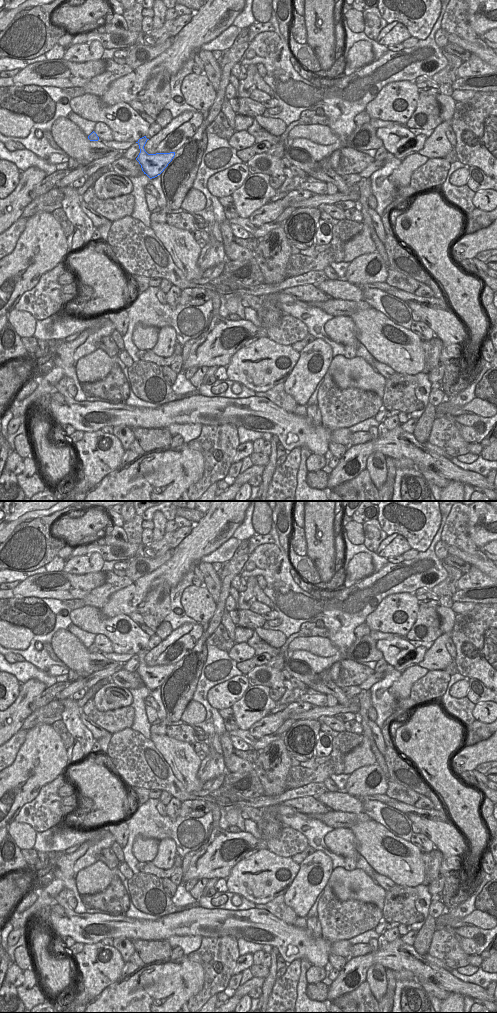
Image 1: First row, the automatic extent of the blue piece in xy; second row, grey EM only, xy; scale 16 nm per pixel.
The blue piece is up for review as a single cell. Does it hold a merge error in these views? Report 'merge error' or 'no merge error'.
no merge error

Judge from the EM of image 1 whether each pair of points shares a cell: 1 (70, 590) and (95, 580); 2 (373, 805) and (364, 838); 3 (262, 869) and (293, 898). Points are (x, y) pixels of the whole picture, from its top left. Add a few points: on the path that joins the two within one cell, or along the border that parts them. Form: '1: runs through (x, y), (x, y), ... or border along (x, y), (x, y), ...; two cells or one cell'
1: runs through (76, 586), (89, 581); one cell
2: border along (372, 819), (381, 823), (391, 833); two cells
3: border along (298, 871), (283, 894); two cells

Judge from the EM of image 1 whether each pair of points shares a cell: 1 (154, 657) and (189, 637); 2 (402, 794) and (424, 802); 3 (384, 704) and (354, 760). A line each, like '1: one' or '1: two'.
1: one
2: one
3: two

